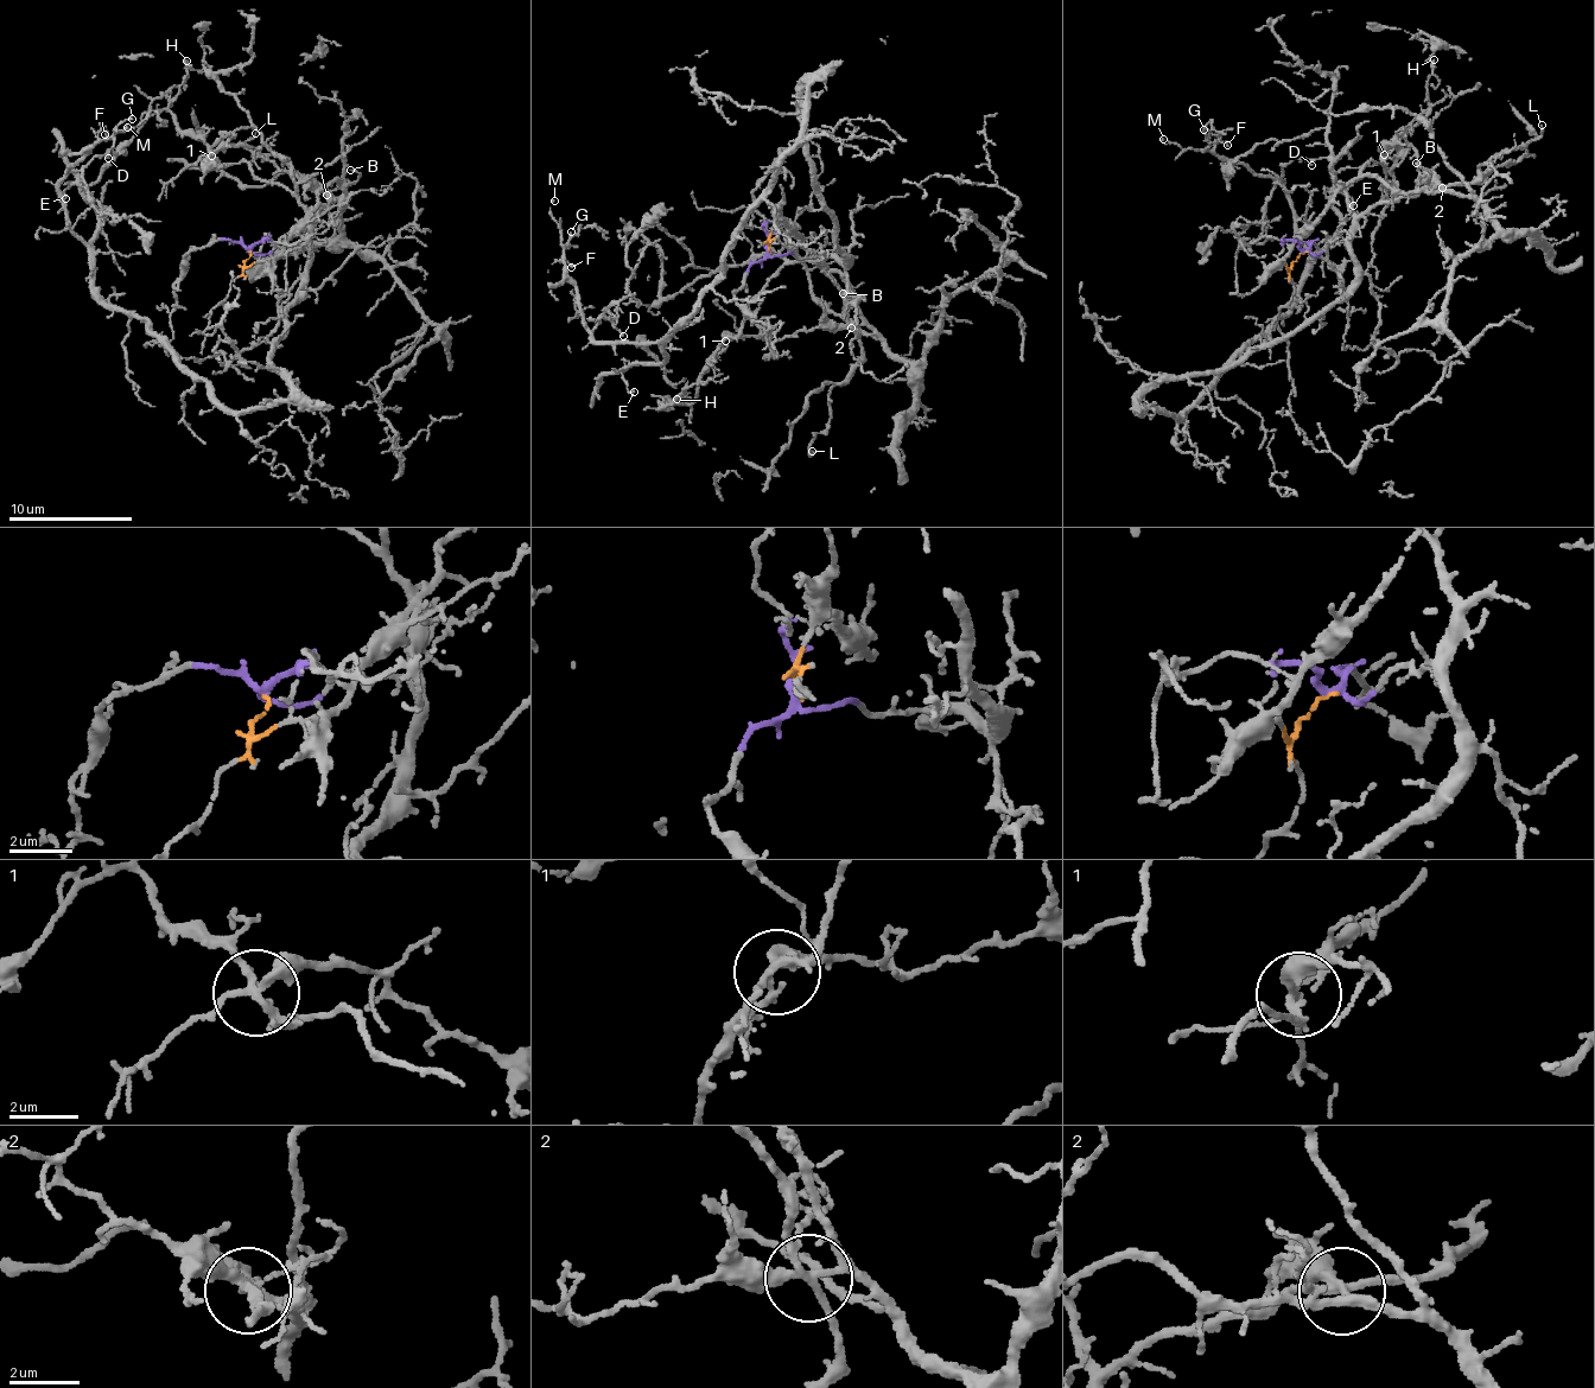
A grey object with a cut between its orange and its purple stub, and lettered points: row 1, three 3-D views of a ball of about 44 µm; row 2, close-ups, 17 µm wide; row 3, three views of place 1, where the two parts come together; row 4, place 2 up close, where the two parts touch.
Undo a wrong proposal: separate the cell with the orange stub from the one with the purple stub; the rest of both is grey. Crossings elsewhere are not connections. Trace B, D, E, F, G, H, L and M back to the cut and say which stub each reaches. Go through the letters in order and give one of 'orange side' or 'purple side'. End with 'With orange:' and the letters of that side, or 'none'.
B: purple side
D: purple side
E: purple side
F: purple side
G: purple side
H: purple side
L: purple side
M: purple side
With orange: none

